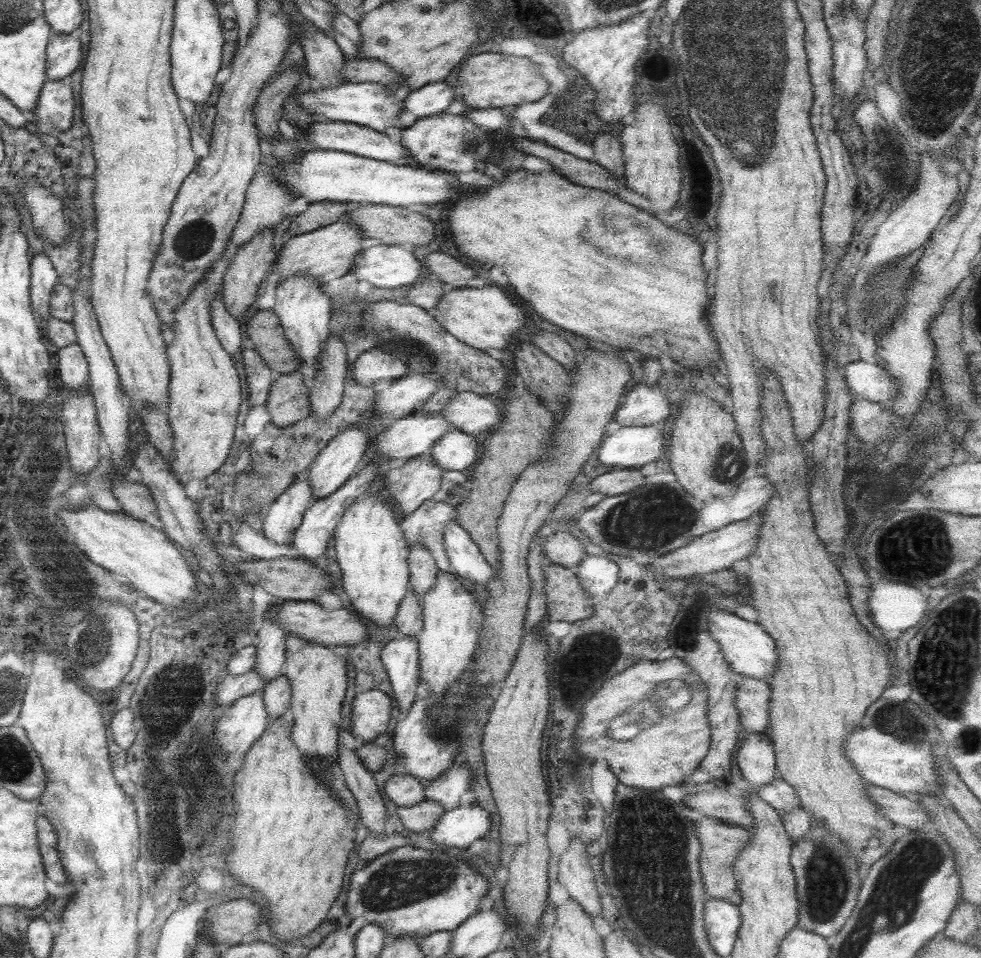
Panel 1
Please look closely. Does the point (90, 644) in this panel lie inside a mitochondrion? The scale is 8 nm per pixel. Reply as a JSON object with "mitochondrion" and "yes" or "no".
{"mitochondrion":"yes"}

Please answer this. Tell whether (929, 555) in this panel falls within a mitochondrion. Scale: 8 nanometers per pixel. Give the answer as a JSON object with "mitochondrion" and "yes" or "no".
{"mitochondrion":"yes"}

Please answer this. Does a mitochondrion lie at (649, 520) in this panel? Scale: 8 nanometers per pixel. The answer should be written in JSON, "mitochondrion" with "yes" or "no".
{"mitochondrion":"yes"}

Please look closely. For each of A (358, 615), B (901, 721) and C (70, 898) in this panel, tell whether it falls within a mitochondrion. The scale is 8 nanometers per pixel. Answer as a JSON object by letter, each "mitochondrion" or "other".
{"A":"other","B":"mitochondrion","C":"other"}

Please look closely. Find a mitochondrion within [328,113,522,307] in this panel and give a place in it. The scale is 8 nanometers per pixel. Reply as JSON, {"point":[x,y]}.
{"point":[469,145]}

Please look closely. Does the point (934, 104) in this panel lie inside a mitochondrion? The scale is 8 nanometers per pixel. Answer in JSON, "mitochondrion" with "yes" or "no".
{"mitochondrion":"yes"}

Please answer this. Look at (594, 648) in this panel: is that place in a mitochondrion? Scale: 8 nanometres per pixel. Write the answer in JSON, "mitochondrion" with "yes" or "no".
{"mitochondrion":"yes"}

